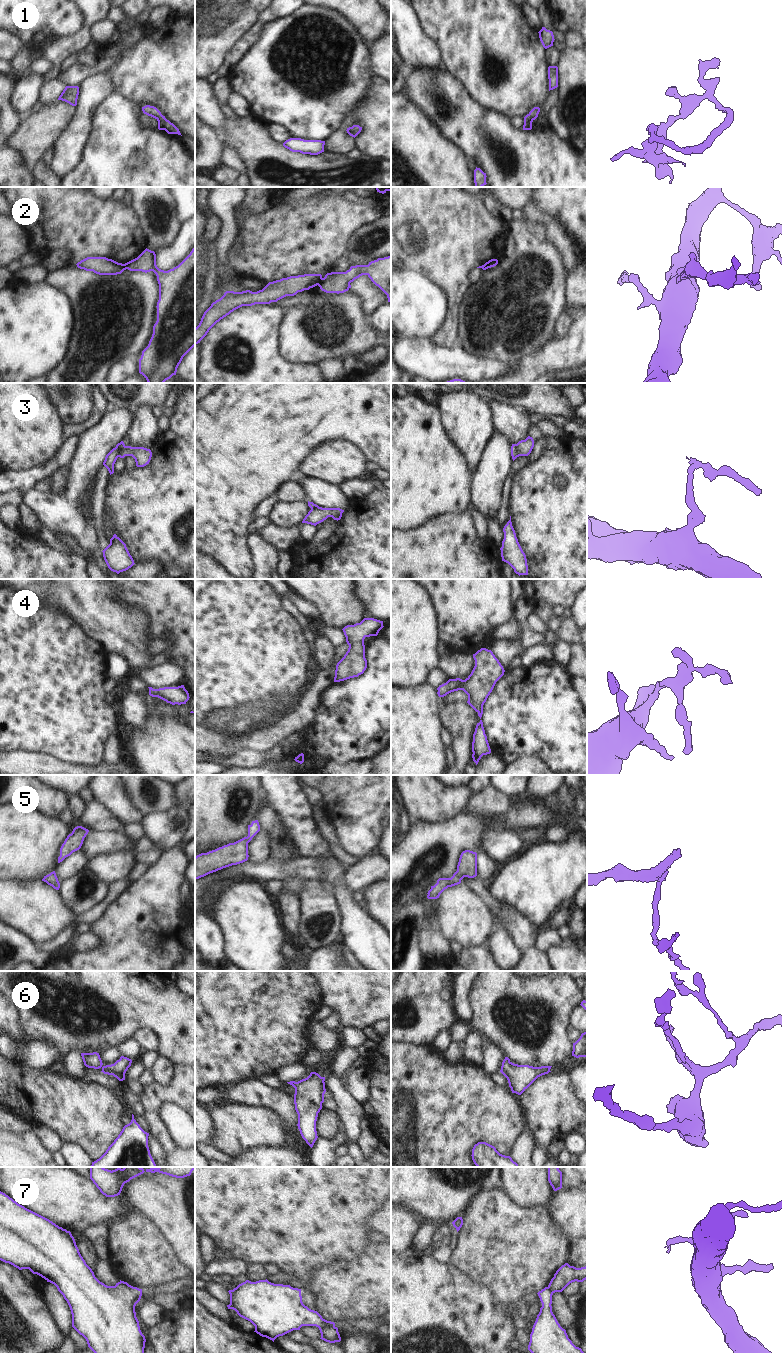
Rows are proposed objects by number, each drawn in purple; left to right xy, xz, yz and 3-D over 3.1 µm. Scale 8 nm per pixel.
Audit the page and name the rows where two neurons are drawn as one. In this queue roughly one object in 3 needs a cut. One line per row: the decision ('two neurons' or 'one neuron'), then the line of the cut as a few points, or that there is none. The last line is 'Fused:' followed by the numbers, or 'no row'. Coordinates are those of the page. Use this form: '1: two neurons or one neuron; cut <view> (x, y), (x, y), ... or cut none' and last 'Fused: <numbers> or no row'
1: one neuron; cut none
2: two neurons; cut xz (323, 278), (317, 284)
3: two neurons; cut yz (515, 444), (519, 455)
4: one neuron; cut none
5: one neuron; cut none
6: one neuron; cut none
7: two neurons; cut xz (334, 1325), (322, 1325), (319, 1328)
Fused: 2, 3, 7

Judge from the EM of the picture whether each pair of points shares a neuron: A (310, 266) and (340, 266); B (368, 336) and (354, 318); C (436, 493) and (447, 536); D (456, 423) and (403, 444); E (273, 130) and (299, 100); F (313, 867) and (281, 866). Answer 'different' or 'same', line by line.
A: different
B: same
C: different
D: different
E: different
F: same

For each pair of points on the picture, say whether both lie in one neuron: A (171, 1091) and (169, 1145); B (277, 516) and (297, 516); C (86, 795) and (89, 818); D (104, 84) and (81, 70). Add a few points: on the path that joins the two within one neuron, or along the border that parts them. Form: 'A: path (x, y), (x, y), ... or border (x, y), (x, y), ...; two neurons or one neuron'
A: path (157, 1104), (154, 1107), (154, 1123), (159, 1131); one neuron
B: path (282, 515), (292, 515); one neuron
C: border (93, 799), (85, 804); two neurons
D: border (105, 71), (87, 75), (77, 85); two neurons

